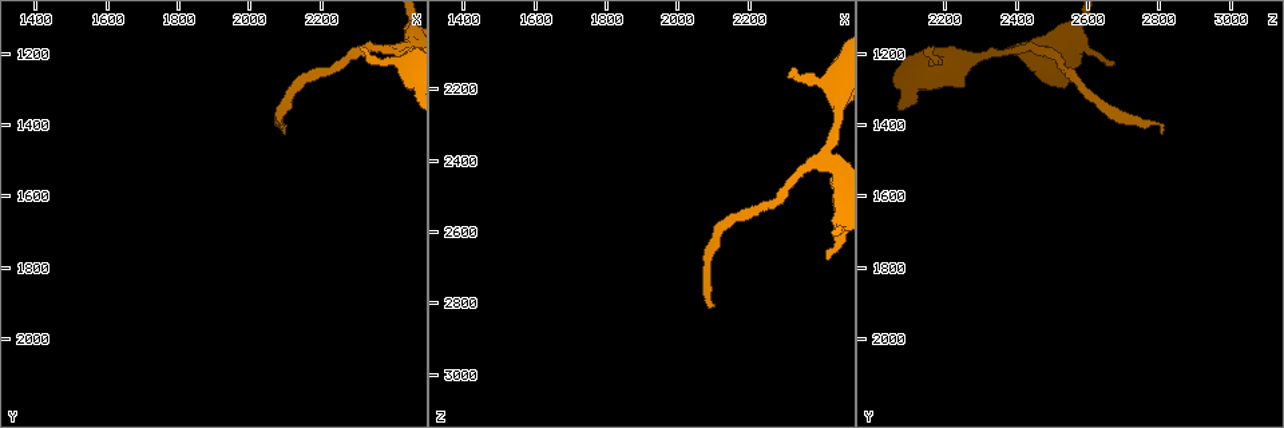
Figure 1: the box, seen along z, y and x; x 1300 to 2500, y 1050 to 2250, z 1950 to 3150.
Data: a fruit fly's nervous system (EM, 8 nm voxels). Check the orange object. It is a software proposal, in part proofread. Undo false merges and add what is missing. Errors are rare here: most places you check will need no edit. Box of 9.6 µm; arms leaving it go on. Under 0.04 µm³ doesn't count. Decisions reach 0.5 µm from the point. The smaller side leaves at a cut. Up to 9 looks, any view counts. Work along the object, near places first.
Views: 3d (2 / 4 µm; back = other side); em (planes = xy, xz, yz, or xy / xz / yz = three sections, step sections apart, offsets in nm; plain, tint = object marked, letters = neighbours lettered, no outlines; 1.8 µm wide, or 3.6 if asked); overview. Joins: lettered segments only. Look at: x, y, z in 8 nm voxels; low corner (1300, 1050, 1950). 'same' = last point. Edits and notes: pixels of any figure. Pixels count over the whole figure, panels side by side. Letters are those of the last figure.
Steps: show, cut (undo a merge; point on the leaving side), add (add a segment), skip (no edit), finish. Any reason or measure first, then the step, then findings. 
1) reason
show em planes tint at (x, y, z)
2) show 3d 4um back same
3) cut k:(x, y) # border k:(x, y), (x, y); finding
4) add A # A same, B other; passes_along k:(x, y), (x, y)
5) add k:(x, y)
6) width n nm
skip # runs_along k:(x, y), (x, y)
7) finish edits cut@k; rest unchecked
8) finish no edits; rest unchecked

an open end
show 3d 2um at (2410, 1230, 2670)

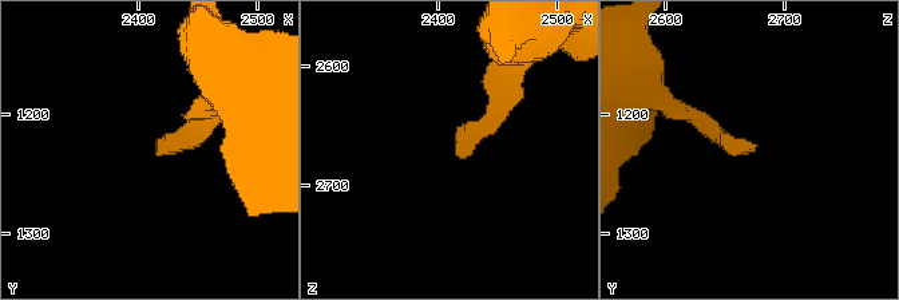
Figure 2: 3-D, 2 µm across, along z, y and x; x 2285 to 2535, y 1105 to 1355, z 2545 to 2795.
show em planes tint at (2412, 1226, 2672)

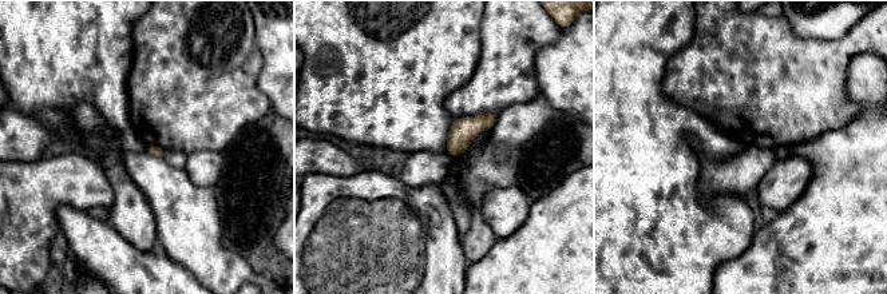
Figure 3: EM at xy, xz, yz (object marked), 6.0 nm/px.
what lies round it
show em planes letters same

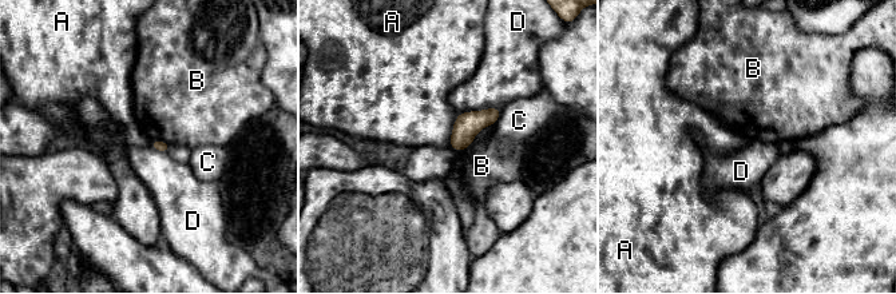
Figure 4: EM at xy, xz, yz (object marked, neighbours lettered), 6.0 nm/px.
longest_contact D 260 nm
skip # A other, B other, C other, D other; border 4:(459, 112), (448, 143); no lettered segment goes on from it

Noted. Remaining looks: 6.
sudden change in width
show 3d 4um at (2420, 1200, 2360)

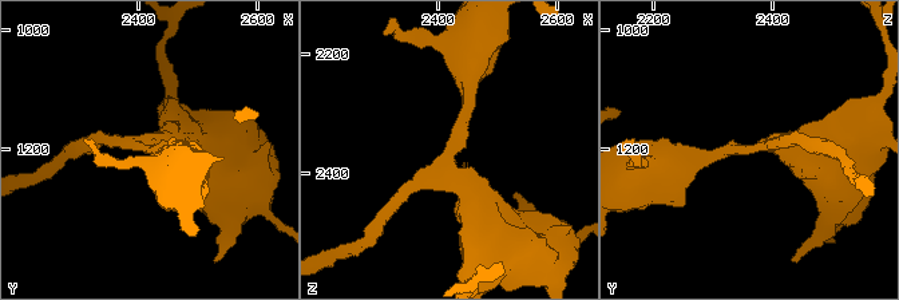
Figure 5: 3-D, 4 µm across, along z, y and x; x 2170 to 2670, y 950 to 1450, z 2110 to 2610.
arms 3; arm_widths 190, 220, 380 nm
show em xz step 16 tint at (2430, 1200, 2365)

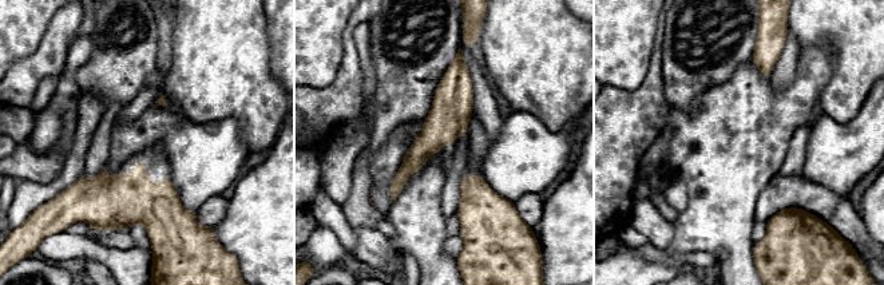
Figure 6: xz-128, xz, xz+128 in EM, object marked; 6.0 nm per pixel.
show em xz step 16 letters same

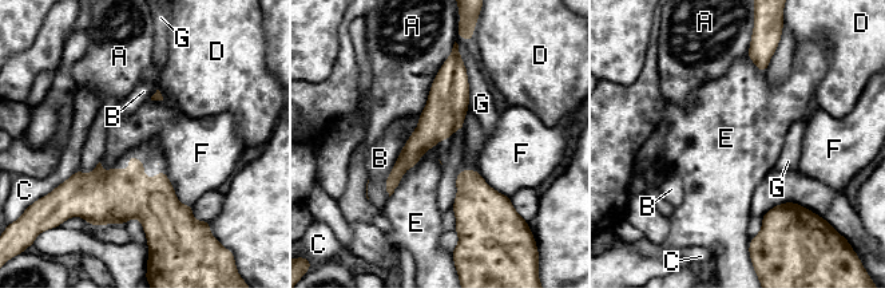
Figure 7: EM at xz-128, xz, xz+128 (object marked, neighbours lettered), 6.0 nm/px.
skip # A other, B other, C other, D other, E other, F other, G other; border 7:(432, 148), (405, 172), (389, 197); continuous, no second cell

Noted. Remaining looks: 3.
show em xy step 16 letters at (2310, 1190, 2170)

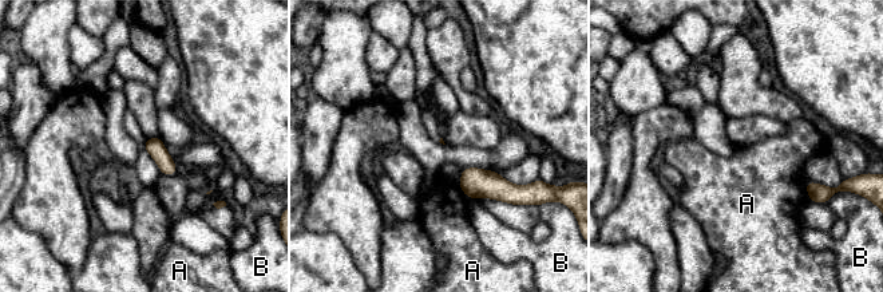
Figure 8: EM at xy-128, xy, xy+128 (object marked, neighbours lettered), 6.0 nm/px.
another direction
show em planes letters same

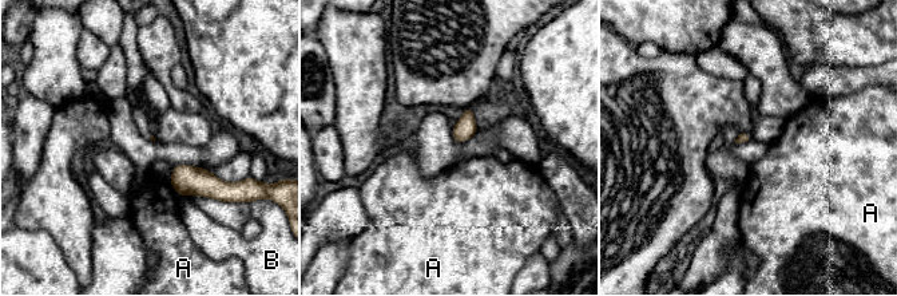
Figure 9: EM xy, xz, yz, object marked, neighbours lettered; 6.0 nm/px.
longest_contact A 120 nm
skip # A other, B other; border 9:(169, 181), (181, 196); no lettered segment goes on from it

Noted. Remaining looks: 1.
finish no edits; rest unchecked

